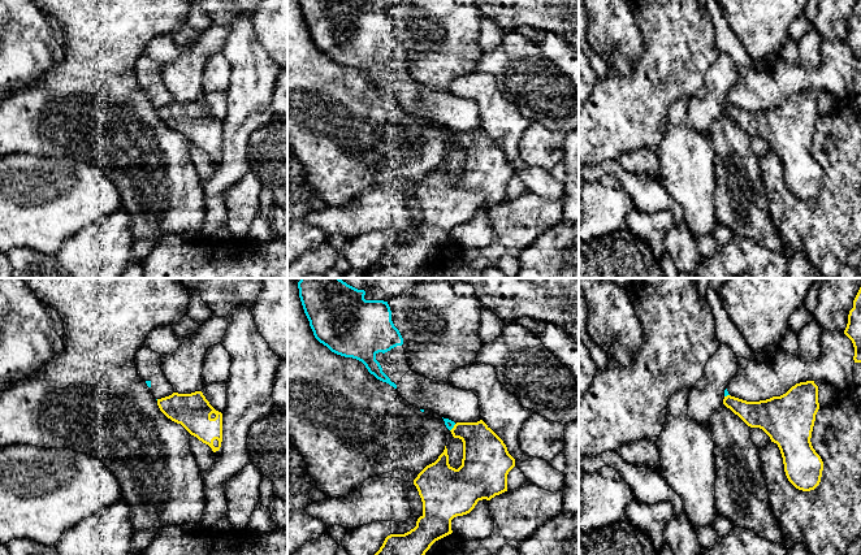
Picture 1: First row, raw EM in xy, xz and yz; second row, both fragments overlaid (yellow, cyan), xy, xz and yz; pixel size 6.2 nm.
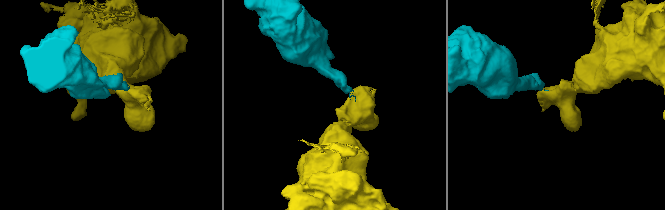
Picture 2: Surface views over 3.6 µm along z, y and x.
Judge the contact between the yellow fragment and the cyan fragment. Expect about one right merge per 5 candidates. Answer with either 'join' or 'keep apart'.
keep apart

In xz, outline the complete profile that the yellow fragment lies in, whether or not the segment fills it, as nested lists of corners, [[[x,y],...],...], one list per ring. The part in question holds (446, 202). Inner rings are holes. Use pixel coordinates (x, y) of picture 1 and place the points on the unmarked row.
[[[483,130],[457,131],[450,139],[463,151],[462,174],[455,178],[449,173],[447,157],[438,168],[427,174],[414,188],[423,211],[423,224],[416,235],[404,243],[390,243],[380,259],[369,266],[369,278],[415,278],[430,255],[453,242],[451,229],[470,222],[479,209],[490,209],[507,200],[507,183],[515,175],[503,149]]]

